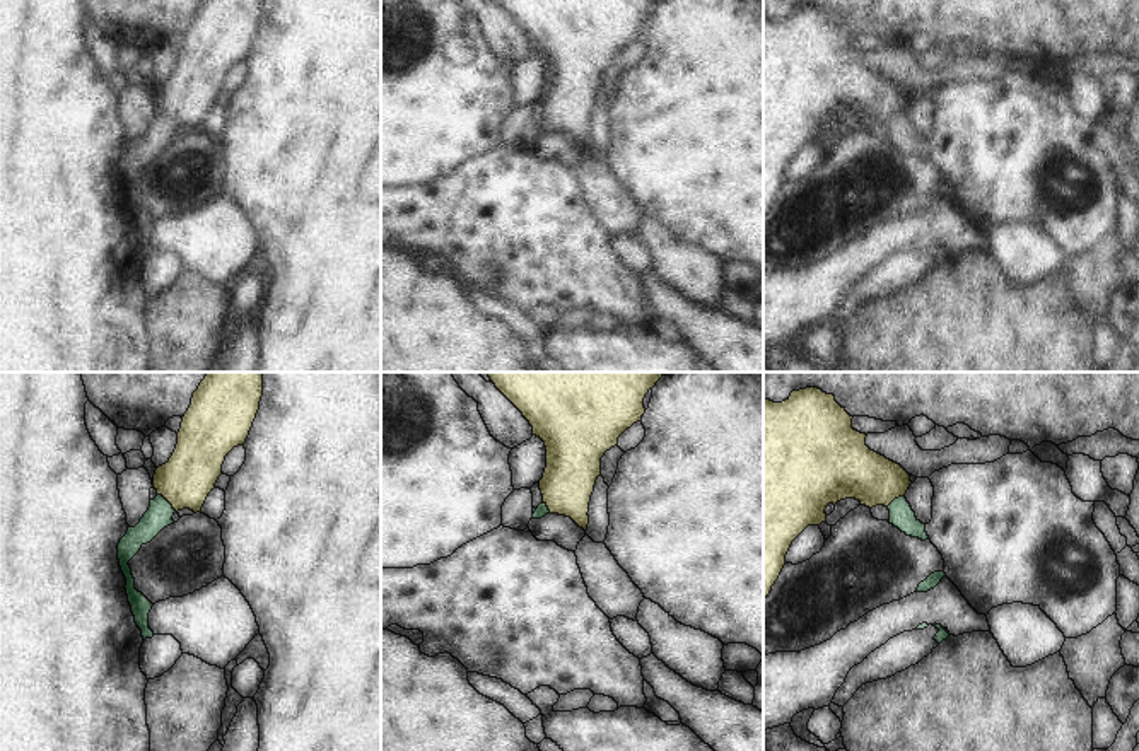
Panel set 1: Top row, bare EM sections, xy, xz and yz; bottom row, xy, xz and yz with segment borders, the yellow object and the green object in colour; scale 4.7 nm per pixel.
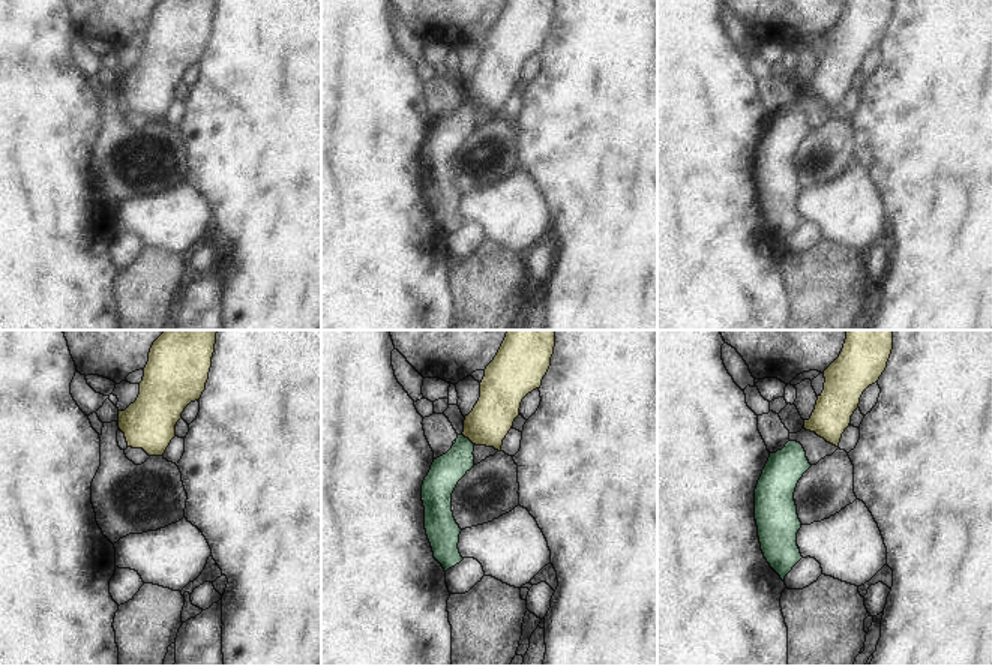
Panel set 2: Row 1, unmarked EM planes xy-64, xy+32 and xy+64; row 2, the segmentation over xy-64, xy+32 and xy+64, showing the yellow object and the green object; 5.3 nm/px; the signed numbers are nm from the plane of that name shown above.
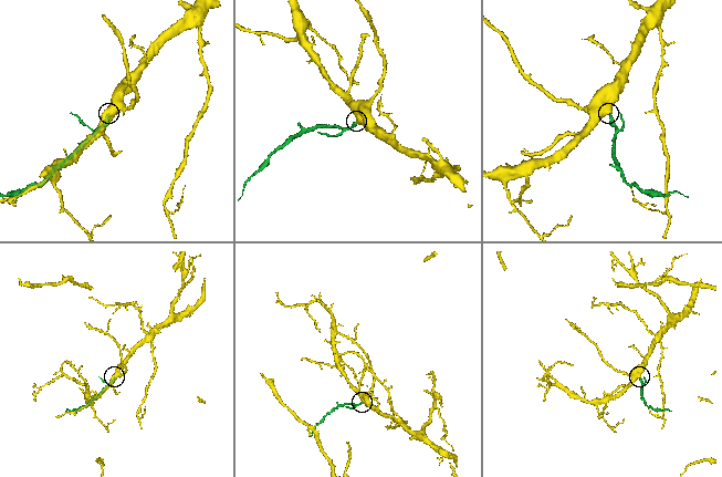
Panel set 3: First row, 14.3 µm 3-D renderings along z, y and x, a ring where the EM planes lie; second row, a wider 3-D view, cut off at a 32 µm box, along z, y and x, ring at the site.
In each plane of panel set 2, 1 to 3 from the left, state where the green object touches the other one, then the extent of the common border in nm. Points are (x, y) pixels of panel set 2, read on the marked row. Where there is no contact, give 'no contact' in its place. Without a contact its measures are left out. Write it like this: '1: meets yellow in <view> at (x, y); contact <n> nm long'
1: no contact
2: meets yellow in xy+32 at (468, 438); contact 90 nm long
3: no contact

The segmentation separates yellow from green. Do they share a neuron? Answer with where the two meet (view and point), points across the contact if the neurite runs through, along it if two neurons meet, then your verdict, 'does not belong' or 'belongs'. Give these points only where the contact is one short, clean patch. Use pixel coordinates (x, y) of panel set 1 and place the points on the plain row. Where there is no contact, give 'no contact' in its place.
meets yellow in xy at (168, 118); runs through xy (192, 89), (168, 118), (159, 132); belongs

